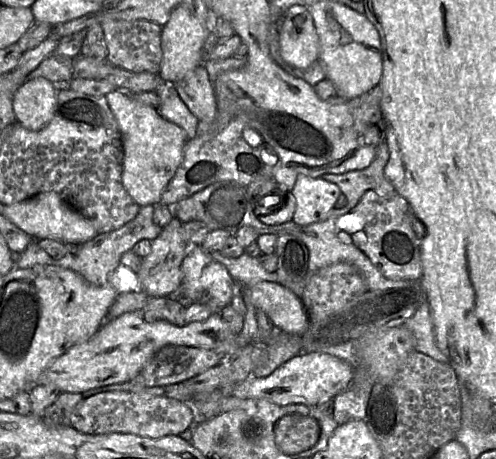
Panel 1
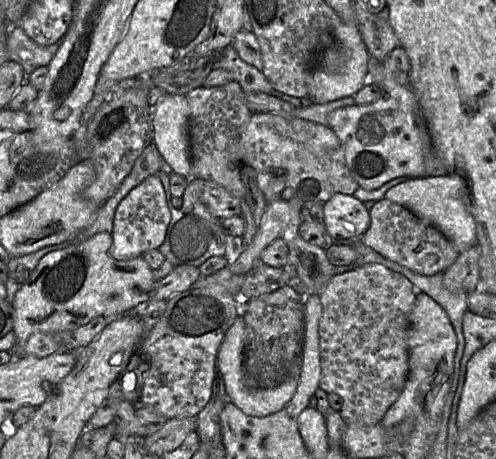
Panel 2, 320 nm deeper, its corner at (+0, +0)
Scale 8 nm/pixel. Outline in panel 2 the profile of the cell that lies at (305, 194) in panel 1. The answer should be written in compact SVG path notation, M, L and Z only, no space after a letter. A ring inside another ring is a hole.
M336 193L324 203L324 225L336 242L363 237L370 225L365 204L353 195Z

